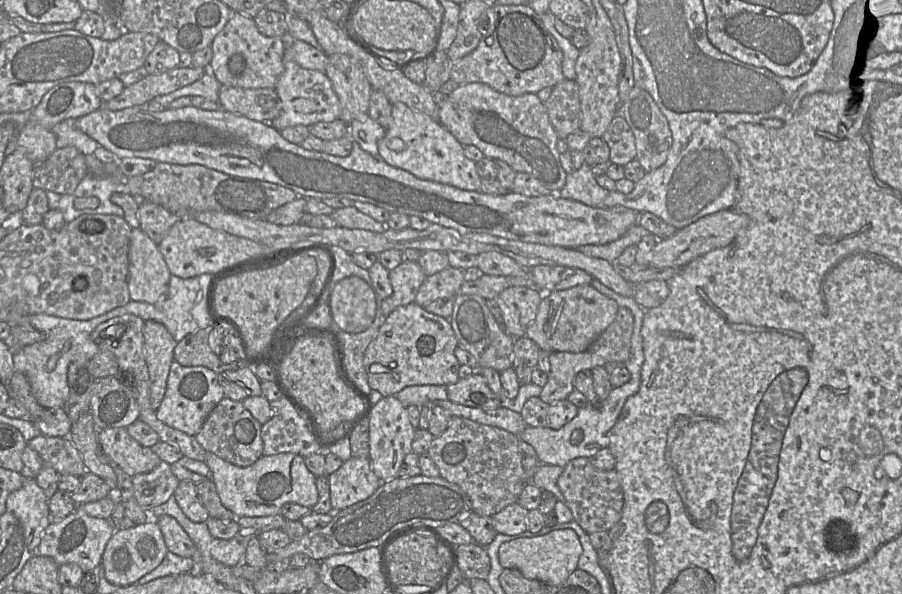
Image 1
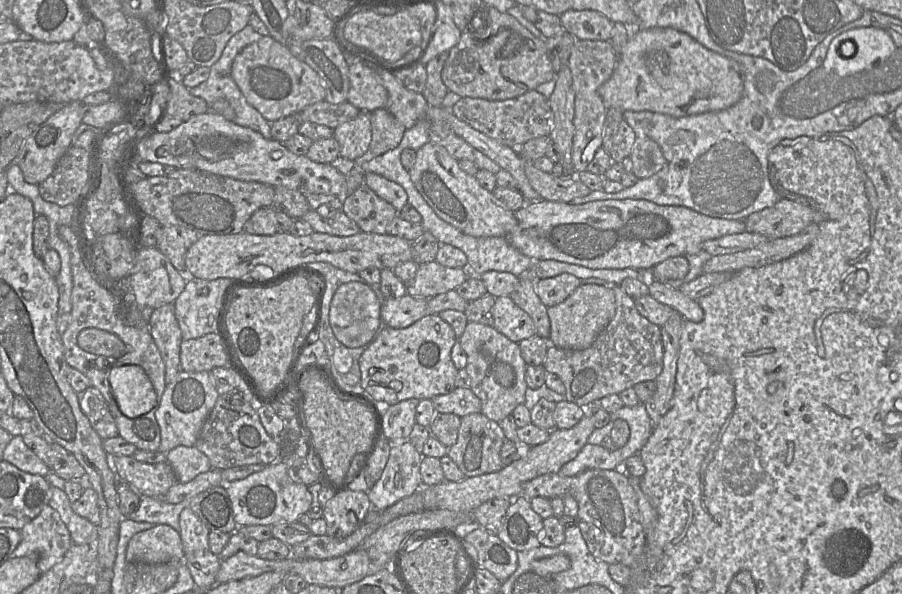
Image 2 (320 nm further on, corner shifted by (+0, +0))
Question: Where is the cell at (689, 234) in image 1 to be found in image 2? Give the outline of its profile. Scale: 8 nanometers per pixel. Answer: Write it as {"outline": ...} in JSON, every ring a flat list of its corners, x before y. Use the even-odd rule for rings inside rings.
{"outline":[[781,198,775,205,749,215,745,219,747,232,761,234,768,239,795,235,809,226,814,220,814,210,801,199]]}

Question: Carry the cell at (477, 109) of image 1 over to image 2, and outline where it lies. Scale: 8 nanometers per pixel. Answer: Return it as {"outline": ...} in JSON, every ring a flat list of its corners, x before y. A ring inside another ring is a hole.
{"outline":[[524,160,524,168,531,186,540,199,569,203,575,198,591,193,591,190,574,175,568,178,556,177,536,168,533,161]]}

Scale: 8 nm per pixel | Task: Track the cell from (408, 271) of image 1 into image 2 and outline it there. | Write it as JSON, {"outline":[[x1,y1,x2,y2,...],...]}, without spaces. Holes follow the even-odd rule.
{"outline":[[435,260,418,265,411,283,406,284,407,294,430,299,438,294,455,290,470,275,465,268,449,268]]}

